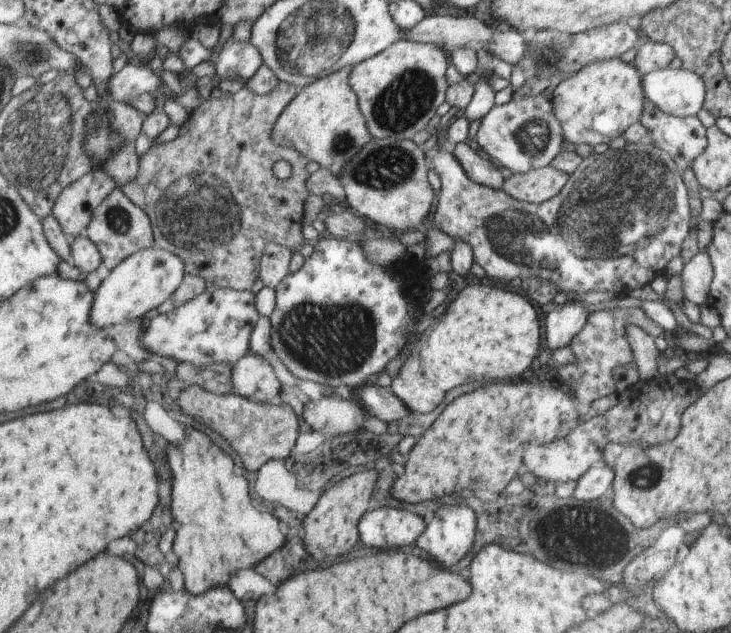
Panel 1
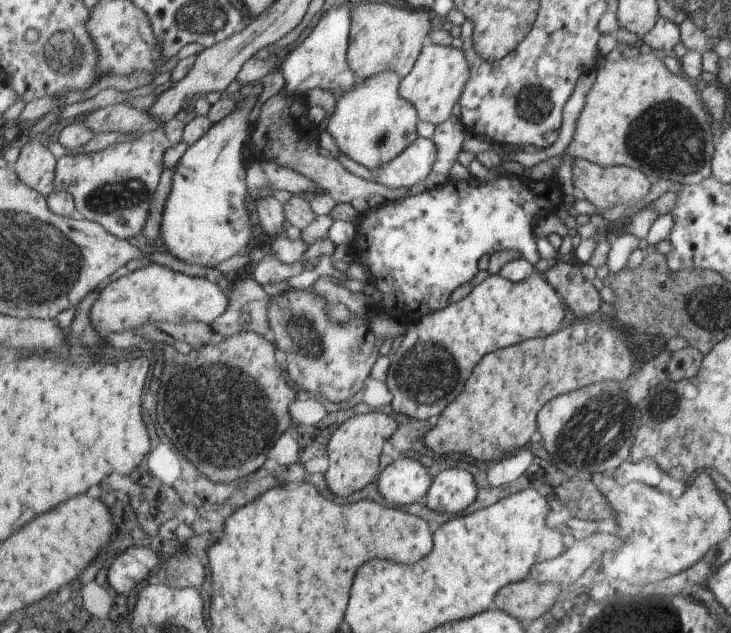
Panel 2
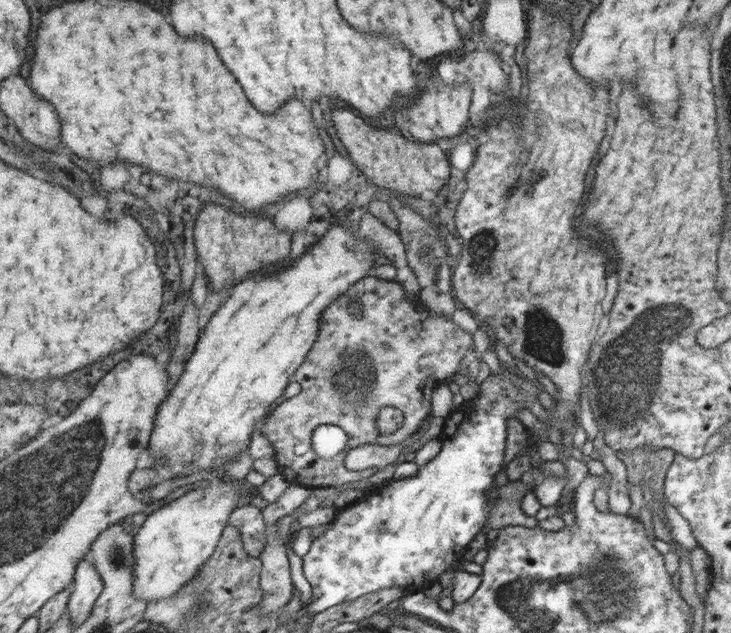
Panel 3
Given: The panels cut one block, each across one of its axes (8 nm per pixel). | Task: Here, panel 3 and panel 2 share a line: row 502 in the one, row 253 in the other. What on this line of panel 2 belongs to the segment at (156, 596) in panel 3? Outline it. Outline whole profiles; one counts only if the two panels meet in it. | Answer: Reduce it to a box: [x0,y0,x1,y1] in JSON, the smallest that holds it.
[162,96,256,268]

